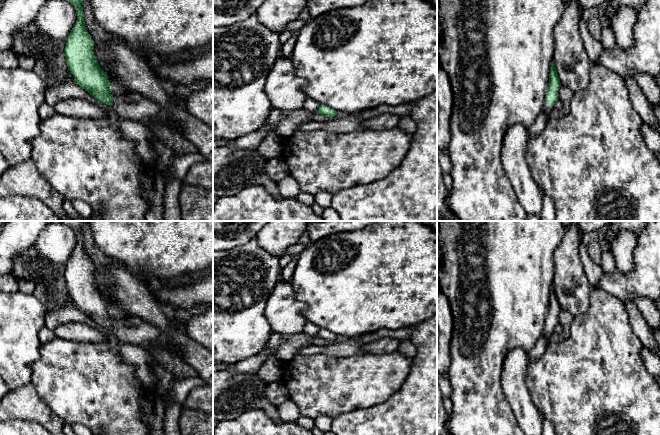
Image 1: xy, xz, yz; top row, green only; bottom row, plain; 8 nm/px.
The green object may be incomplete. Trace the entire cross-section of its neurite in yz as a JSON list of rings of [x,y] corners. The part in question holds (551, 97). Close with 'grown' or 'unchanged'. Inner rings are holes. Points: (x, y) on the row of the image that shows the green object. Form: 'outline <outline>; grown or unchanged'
outline [[[553,61],[549,74],[549,86],[547,88],[547,93],[543,108],[547,115],[547,121],[551,119],[551,112],[554,109],[554,104],[559,99],[558,90],[560,86],[561,86],[560,79],[558,77],[556,67]]]; grown

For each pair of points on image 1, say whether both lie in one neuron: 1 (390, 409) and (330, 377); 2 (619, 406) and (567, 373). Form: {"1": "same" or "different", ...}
{"1": "different", "2": "same"}

